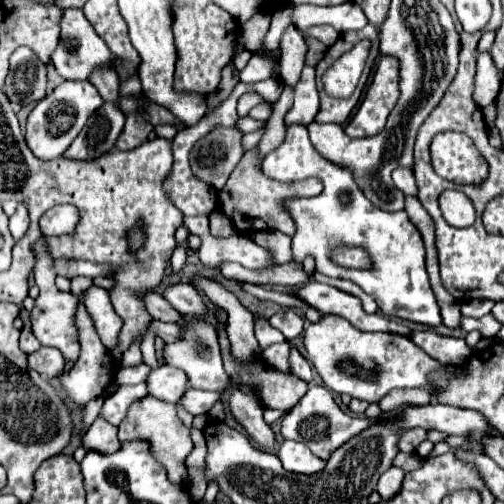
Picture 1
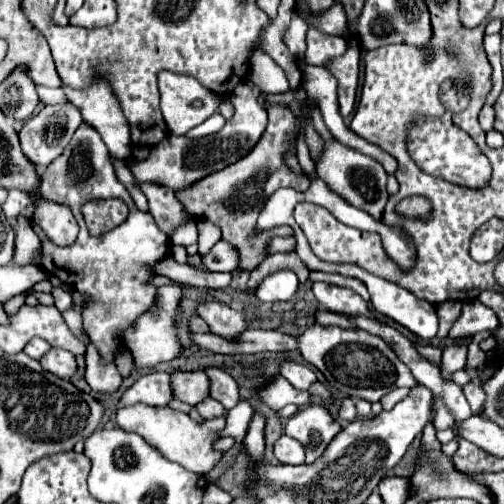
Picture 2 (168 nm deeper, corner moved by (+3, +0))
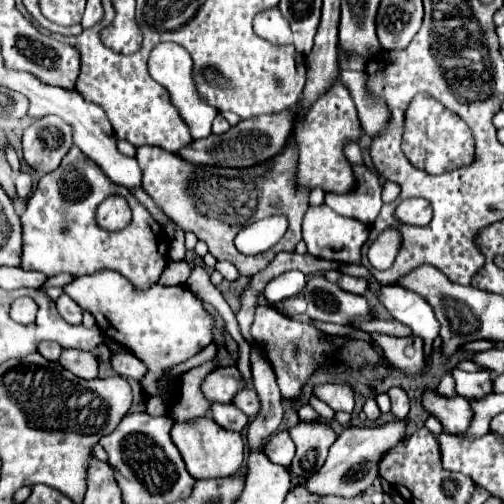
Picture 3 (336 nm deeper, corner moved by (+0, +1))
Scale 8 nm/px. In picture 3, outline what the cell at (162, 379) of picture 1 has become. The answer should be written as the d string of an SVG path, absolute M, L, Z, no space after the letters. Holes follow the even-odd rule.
M218 366L204 378L200 386L204 398L210 404L212 402L232 402L232 396L242 388L244 388L244 380L236 366Z

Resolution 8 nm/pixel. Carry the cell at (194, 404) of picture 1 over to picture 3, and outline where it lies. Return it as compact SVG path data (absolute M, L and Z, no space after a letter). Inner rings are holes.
M212 404L210 406L210 416L214 418L216 424L220 424L226 430L242 430L248 424L248 416L238 410L234 404Z

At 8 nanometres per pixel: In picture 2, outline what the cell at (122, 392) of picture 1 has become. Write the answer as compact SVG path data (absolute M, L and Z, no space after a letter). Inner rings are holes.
M147 373L141 375L121 397L119 407L131 405L131 403L147 403L153 407L167 407L173 399L171 391L171 375L169 373Z

